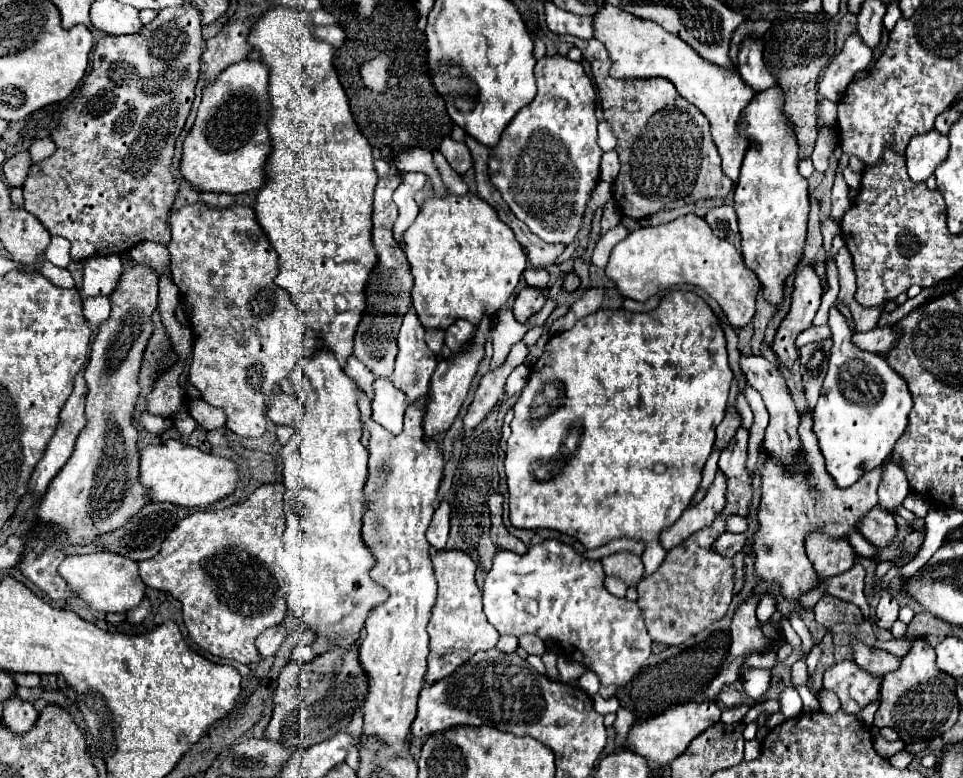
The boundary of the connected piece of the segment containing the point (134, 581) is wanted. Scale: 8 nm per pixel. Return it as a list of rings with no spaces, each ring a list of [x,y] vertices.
[[[116,554],[66,556],[58,566],[58,574],[66,580],[70,592],[74,592],[76,598],[98,612],[126,612],[138,606],[146,592],[146,584],[138,574],[138,564]]]

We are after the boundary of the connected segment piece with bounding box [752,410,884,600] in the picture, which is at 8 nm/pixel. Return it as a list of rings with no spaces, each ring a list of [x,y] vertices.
[[[804,410],[800,414],[800,426],[798,426],[798,434],[800,434],[800,466],[806,466],[808,472],[804,474],[790,474],[782,464],[778,464],[774,458],[770,458],[768,454],[764,454],[764,464],[760,470],[760,504],[756,510],[756,520],[758,520],[758,530],[754,534],[754,578],[764,580],[768,586],[778,586],[778,592],[782,598],[786,600],[798,600],[802,594],[814,590],[820,582],[818,572],[814,570],[812,562],[806,556],[806,538],[810,534],[828,534],[832,538],[846,538],[854,532],[858,532],[858,522],[874,508],[878,506],[878,486],[882,482],[882,470],[884,464],[866,472],[856,486],[850,486],[850,490],[838,490],[838,486],[834,486],[836,482],[832,480],[832,476],[826,472],[824,468],[824,456],[820,452],[818,446],[818,438],[812,432],[812,412]]]

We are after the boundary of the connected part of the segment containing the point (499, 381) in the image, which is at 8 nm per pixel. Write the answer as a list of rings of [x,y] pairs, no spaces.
[[[510,360],[510,362],[508,362],[508,368],[506,368],[506,364],[504,364],[500,370],[488,372],[488,374],[482,378],[482,382],[480,382],[480,386],[478,386],[478,390],[476,390],[474,402],[470,404],[468,414],[464,416],[464,432],[474,430],[474,428],[486,418],[486,414],[492,410],[492,406],[500,400],[504,382],[506,382],[508,374],[510,374],[516,366],[518,366],[518,362],[516,362],[516,360]]]

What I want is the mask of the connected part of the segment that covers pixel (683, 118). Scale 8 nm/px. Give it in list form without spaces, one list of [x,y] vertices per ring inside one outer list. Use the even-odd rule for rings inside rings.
[[[562,36],[562,40],[580,48],[592,64],[604,120],[614,130],[616,152],[622,164],[614,182],[614,198],[626,216],[642,220],[660,210],[674,210],[690,202],[730,194],[732,182],[722,174],[708,118],[694,104],[686,102],[672,82],[664,78],[614,80],[608,74],[612,62],[602,44],[594,38],[584,40],[578,36]]]

